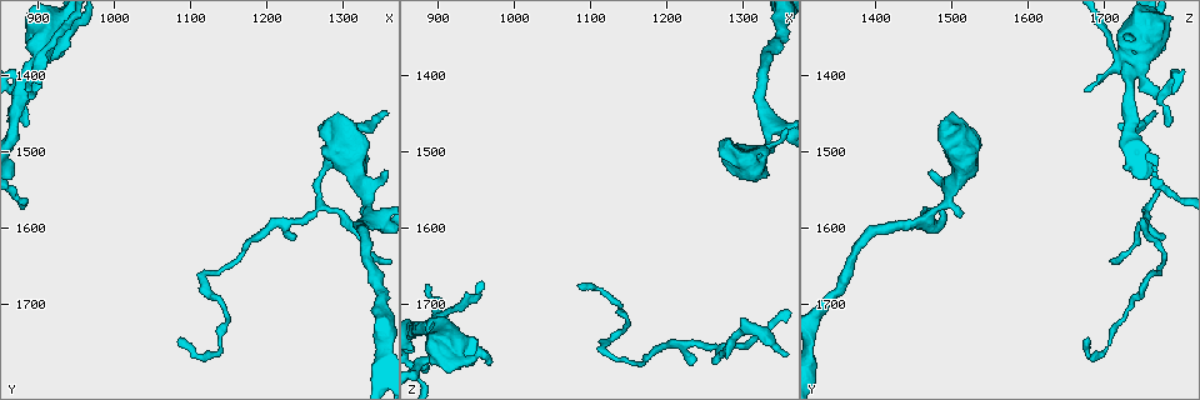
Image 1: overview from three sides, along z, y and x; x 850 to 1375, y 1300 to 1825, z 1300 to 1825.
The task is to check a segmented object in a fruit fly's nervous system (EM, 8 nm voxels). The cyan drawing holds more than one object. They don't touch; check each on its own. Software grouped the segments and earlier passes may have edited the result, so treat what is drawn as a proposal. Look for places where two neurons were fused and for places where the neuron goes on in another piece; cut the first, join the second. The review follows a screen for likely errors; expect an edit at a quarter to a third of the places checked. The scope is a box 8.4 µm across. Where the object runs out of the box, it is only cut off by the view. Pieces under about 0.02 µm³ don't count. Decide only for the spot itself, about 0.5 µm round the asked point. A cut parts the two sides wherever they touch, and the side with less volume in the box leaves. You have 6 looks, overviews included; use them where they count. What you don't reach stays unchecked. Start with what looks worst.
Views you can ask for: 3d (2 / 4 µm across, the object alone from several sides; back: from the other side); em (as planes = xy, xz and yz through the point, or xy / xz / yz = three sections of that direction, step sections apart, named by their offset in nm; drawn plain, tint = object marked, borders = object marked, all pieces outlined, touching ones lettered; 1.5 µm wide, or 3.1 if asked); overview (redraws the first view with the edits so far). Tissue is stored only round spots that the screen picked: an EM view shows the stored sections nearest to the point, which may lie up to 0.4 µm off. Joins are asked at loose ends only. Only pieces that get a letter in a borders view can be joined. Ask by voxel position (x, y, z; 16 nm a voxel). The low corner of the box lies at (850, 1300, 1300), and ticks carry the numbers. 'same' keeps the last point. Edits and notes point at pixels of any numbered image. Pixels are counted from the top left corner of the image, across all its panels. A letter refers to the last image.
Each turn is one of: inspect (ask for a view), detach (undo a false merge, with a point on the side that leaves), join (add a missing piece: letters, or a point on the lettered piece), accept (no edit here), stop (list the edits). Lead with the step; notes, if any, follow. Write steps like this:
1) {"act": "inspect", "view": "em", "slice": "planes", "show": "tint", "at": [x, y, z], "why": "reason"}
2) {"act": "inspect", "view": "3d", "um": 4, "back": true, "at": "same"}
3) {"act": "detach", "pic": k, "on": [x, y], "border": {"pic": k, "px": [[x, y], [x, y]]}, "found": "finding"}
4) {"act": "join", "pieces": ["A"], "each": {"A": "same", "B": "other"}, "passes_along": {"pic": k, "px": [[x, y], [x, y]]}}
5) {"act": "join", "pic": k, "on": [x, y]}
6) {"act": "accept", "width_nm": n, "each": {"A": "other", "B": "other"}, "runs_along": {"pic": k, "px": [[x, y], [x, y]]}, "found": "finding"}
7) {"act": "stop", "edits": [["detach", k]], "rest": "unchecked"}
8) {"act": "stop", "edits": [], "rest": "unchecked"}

{"act": "inspect", "view": "em", "slice": "xy", "step": 4, "show": "tint", "at": [895, 1390, 1735], "why": "three arms meet"}

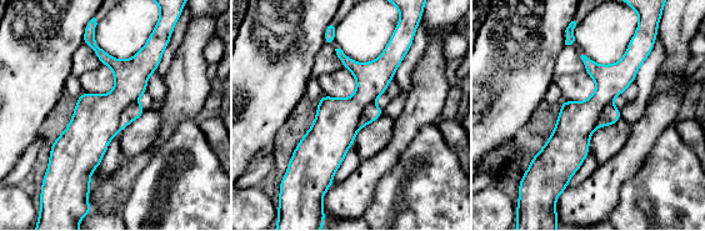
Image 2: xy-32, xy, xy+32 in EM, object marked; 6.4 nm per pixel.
{"act": "inspect", "view": "em", "slice": "planes", "show": "borders", "at": "same"}

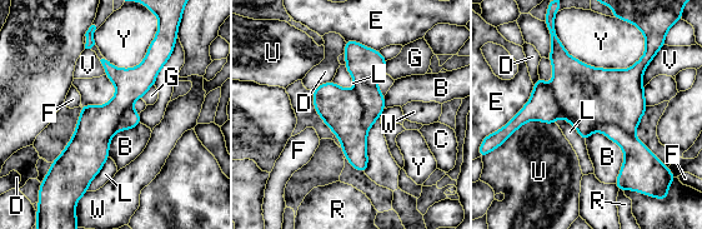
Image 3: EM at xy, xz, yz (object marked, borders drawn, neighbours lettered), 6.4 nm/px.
{"act": "detach", "pic": 3, "on": [542, 105], "width_nm": 240, "each": {"B": "other", "C": "other", "D": "other", "E": "other", "F": "other", "G": "other", "L": "other", "R": "other", "U": "other", "V": "other", "W": "other", "Y": "other"}, "border": {"pic": 3, "px": [[550, 85], [577, 128]]}, "found": "two neurons meet here"}

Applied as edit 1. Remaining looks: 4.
{"act": "inspect", "view": "overview"}

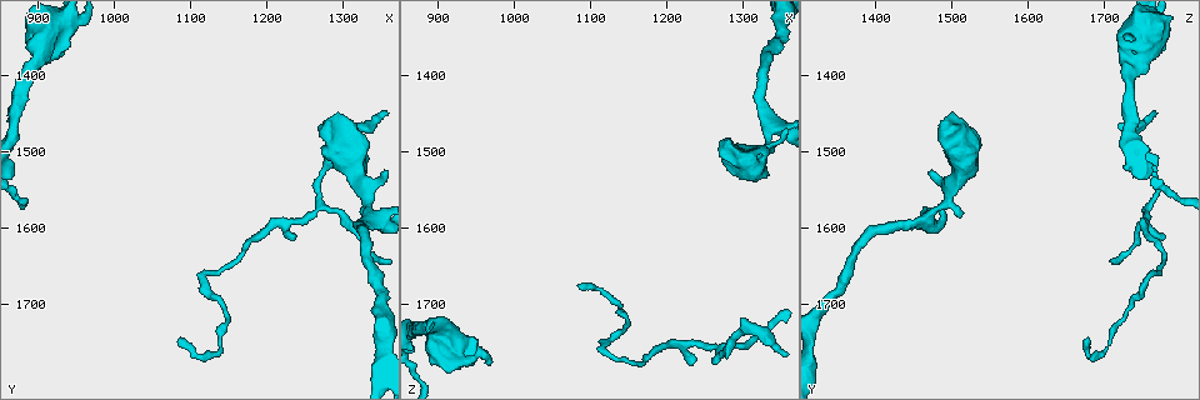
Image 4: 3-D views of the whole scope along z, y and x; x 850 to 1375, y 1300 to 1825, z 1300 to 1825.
{"act": "inspect", "view": "em", "slice": "planes", "show": "borders", "at": [1300, 1450, 1500], "why": "thick end"}

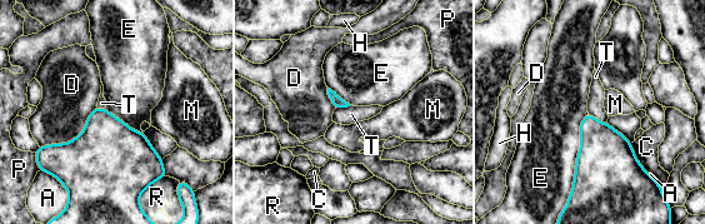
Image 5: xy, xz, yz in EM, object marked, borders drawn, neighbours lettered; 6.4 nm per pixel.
{"act": "accept", "each": {"A": "other", "C": "other", "D": "other", "E": "other", "H": "other", "M": "other", "P": "other", "R": "other", "T": "other"}, "border": {"pic": 5, "px": [[588, 113], [568, 198]]}, "found": "none of them fits"}

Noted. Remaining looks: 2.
{"act": "inspect", "view": "em", "slice": "yz", "step": 4, "show": "plain", "at": [1335, 1585, 1470], "why": "abrupt turn"}

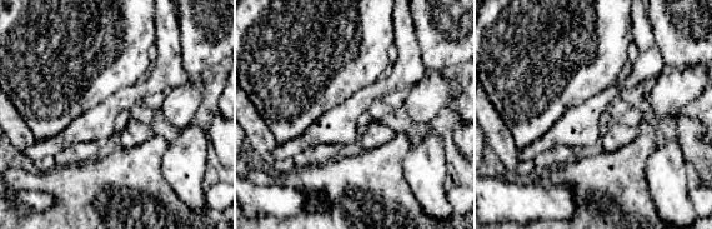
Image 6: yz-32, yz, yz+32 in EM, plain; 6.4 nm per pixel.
{"act": "inspect", "view": "em", "slice": "yz", "step": 4, "show": "borders", "at": "same", "why": "see the neighbours"}

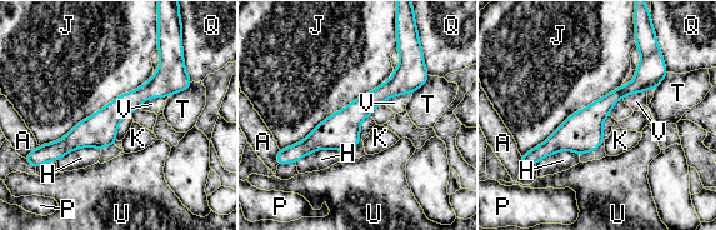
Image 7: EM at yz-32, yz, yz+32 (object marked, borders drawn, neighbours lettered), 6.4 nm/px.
{"act": "accept", "each": {"A": "other", "H": "other", "J": "other", "K": "other", "P": "other", "Q": "other", "T": "other", "U": "other", "V": "other"}, "border": {"pic": 7, "px": [[394, 70], [279, 149]]}, "found": "one neuron here"}

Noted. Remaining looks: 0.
{"act": "stop", "edits": [["detach", 3]], "rest": "unchecked"}

